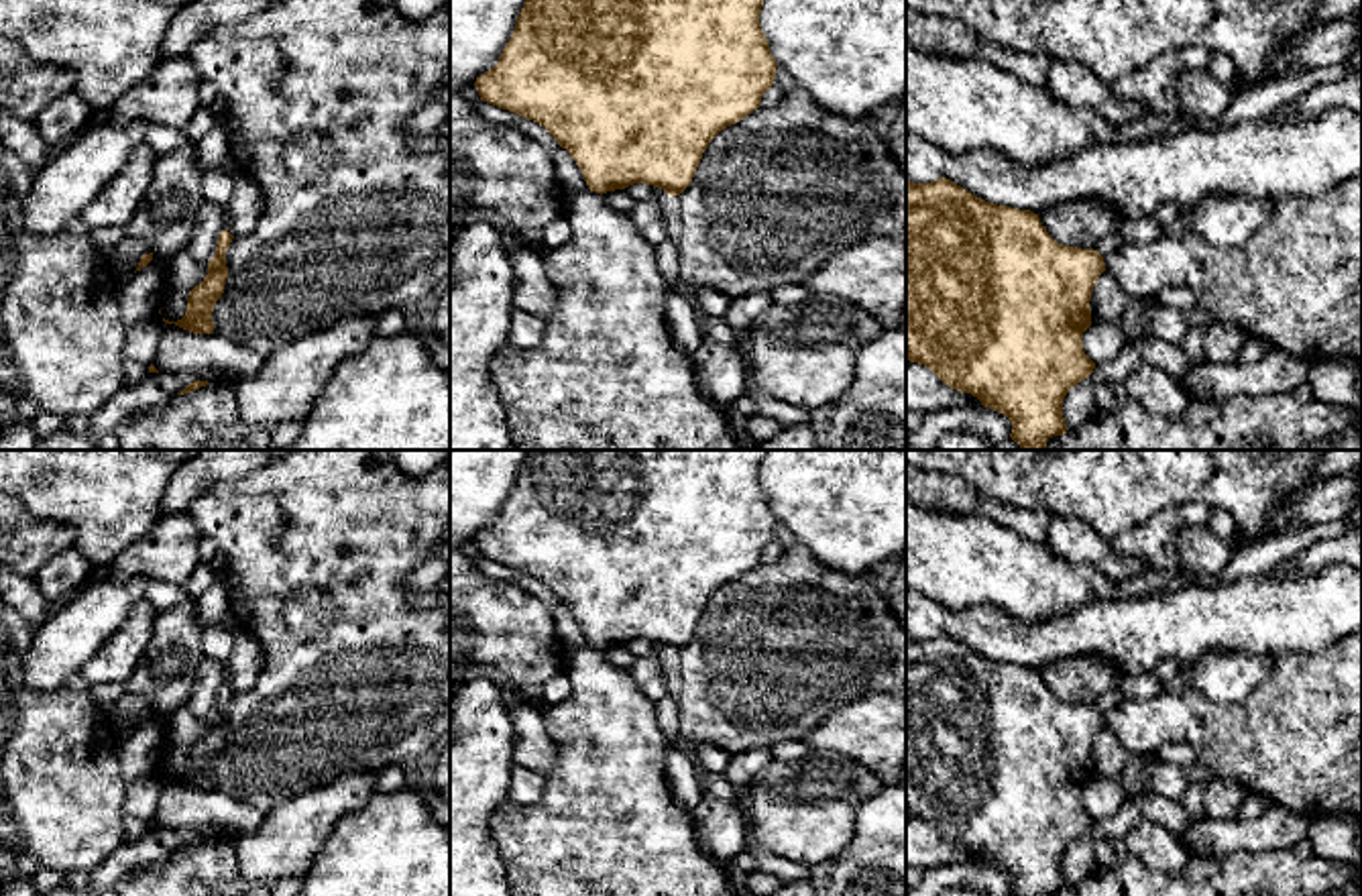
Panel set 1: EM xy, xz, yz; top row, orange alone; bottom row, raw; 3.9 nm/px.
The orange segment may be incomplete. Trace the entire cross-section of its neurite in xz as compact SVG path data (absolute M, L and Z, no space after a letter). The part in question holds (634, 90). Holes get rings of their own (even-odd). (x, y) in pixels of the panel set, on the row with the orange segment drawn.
M525 0L499 63L476 77L483 102L544 126L580 167L590 191L647 183L680 195L708 143L761 106L776 59L759 24L763 0Z

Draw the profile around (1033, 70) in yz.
M989 45L989 61L1002 71L1018 75L1022 81L1044 88L1053 57L1016 53L1000 45Z

